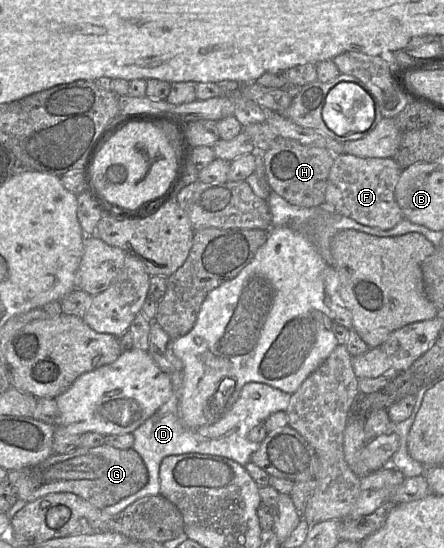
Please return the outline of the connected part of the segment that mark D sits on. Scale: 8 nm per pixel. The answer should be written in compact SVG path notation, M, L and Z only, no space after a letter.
M258 382L245 384L238 399L220 416L211 420L207 425L198 428L186 427L179 417L179 395L182 383L174 388L169 399L147 420L133 432L132 449L143 459L148 470L148 482L137 493L123 498L114 505L103 509L105 513L116 515L136 500L160 494L159 469L161 461L170 455L199 453L217 455L236 461L244 466L250 461L251 455L260 444L248 438L249 431L259 423L265 421L272 413L286 411L291 395L270 385Z

